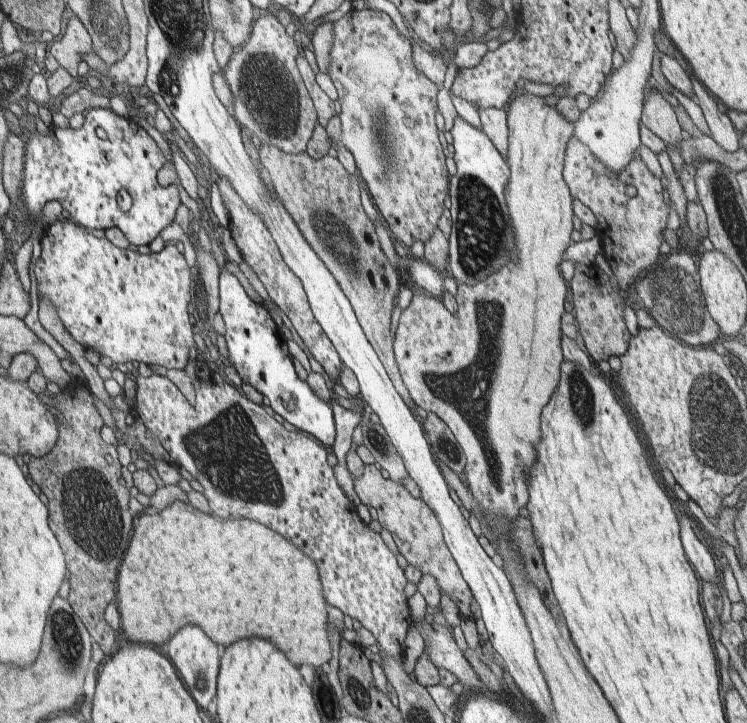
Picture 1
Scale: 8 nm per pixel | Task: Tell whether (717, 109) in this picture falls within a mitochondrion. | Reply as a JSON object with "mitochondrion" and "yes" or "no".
{"mitochondrion":"no"}

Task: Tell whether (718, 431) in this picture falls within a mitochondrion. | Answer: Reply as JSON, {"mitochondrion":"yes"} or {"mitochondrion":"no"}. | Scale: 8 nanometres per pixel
{"mitochondrion":"yes"}

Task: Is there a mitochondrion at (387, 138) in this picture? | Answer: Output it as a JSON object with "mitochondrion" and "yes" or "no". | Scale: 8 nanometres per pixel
{"mitochondrion":"yes"}

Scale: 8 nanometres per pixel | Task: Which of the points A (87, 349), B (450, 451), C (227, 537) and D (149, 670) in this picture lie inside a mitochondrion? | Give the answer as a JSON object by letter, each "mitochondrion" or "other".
{"A":"other","B":"mitochondrion","C":"other","D":"other"}

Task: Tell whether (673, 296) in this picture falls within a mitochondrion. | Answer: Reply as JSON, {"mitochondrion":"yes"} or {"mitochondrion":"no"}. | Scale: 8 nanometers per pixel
{"mitochondrion":"yes"}

